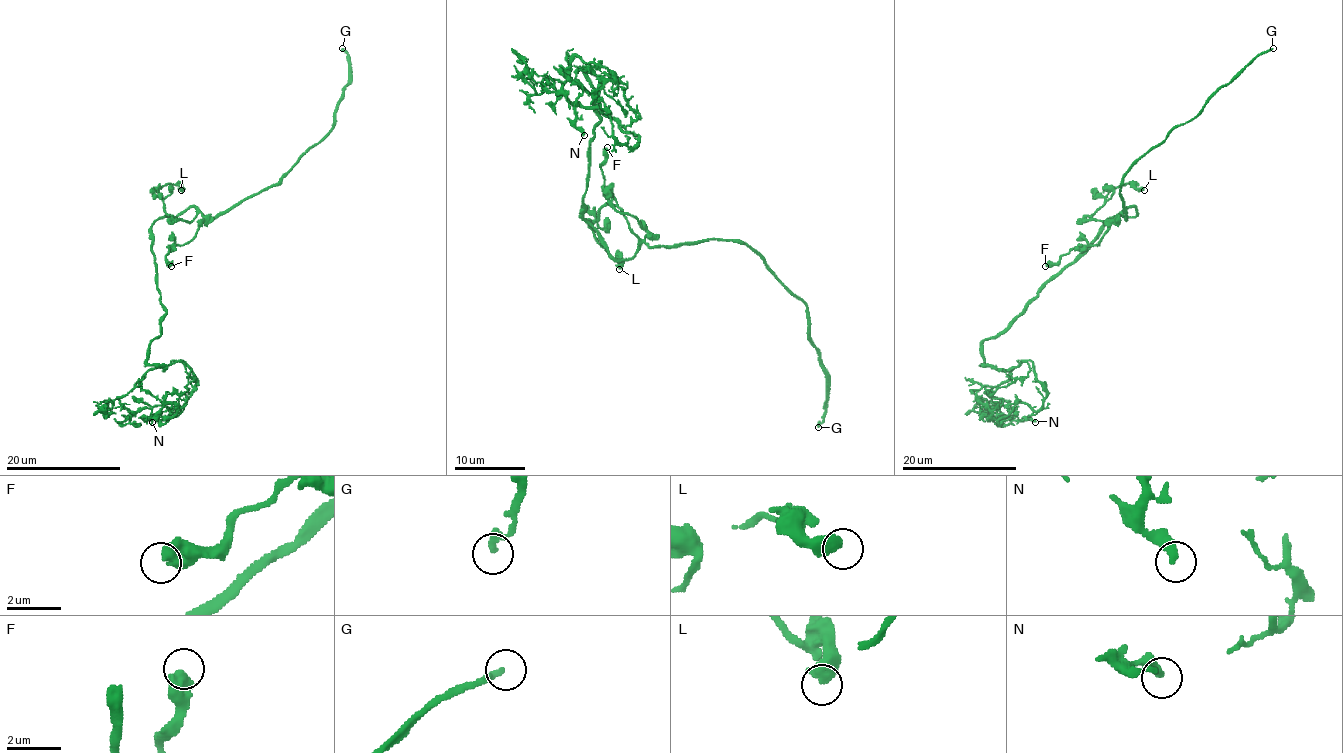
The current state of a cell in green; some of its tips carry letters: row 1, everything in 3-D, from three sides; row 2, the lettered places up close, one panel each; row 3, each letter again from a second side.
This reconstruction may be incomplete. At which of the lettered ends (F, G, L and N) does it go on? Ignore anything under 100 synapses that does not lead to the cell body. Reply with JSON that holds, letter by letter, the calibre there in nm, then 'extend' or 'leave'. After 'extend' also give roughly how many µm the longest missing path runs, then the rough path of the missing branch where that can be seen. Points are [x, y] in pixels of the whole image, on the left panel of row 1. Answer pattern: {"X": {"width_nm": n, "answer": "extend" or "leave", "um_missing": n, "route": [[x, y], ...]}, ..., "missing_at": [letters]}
{"F": {"width_nm": 550, "answer": "leave"}, "G": {"width_nm": 240, "answer": "extend", "um_missing": 60}, "L": {"width_nm": 480, "answer": "leave"}, "N": {"width_nm": 320, "answer": "leave"}, "missing_at": ["G"]}

